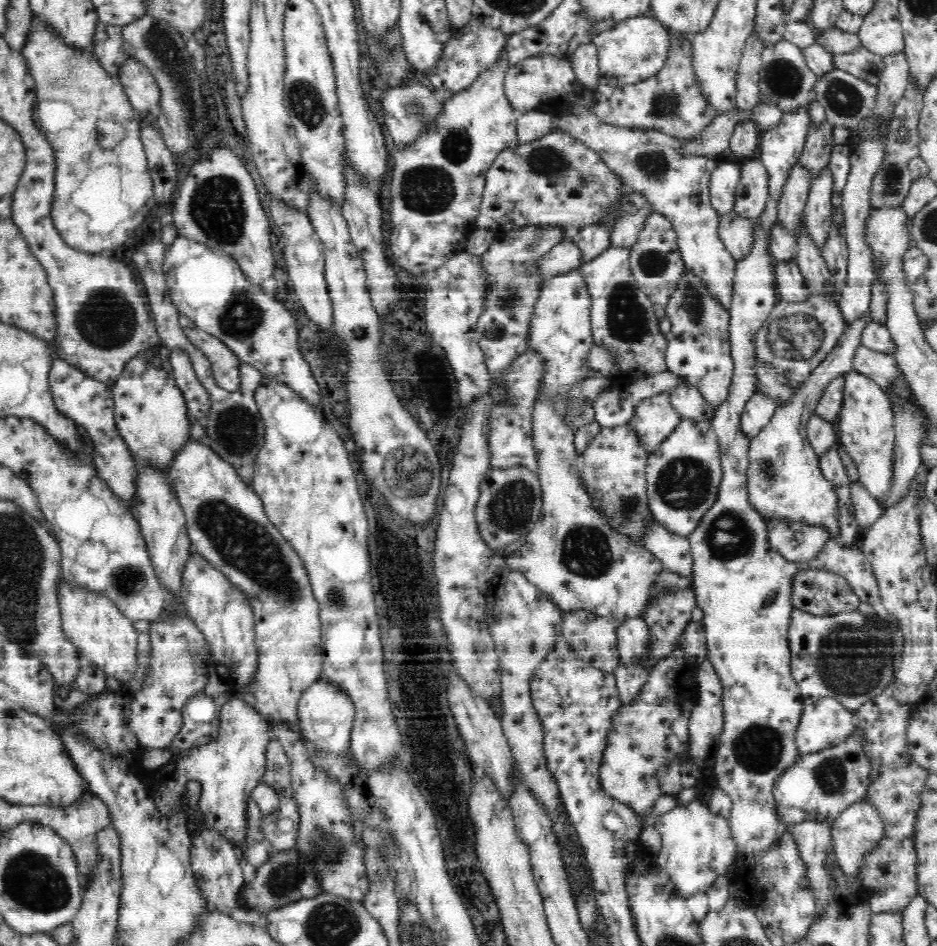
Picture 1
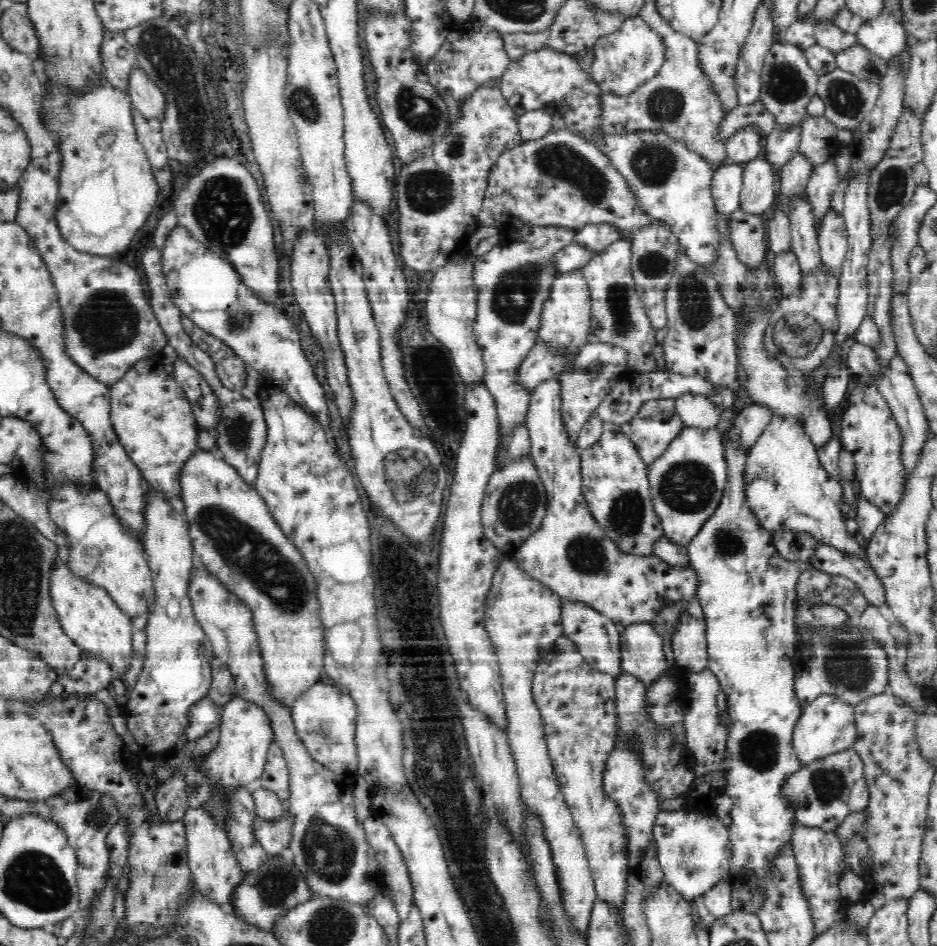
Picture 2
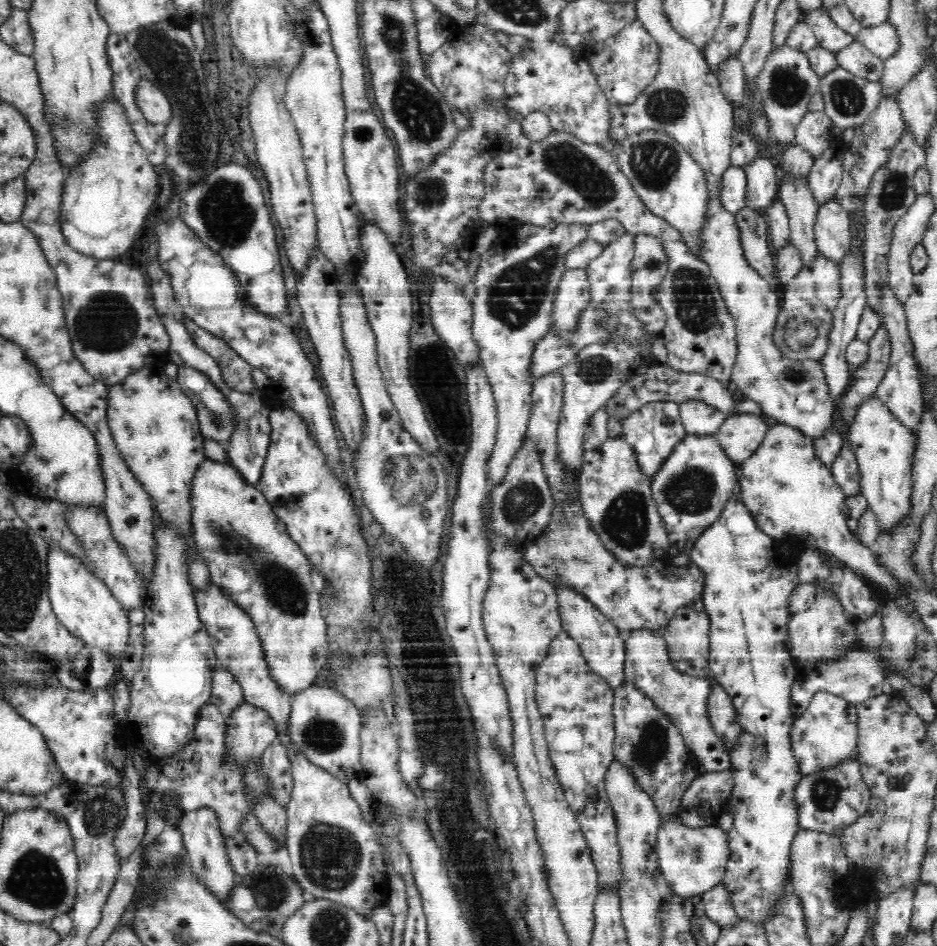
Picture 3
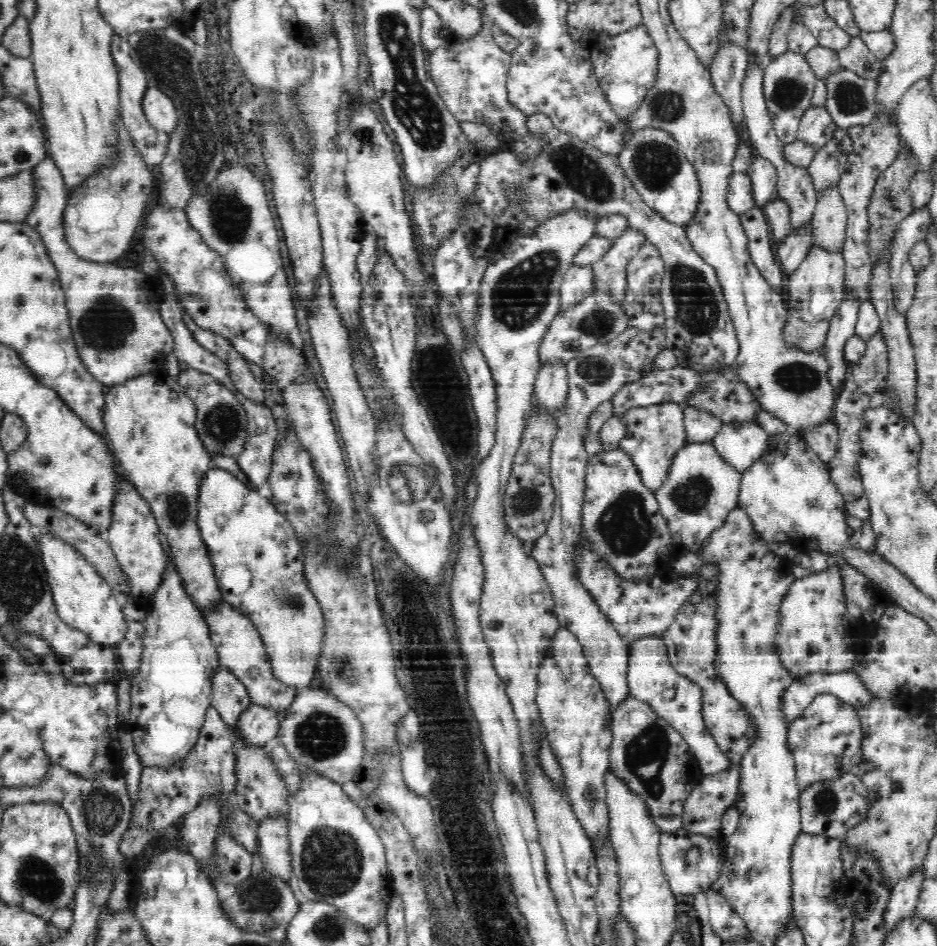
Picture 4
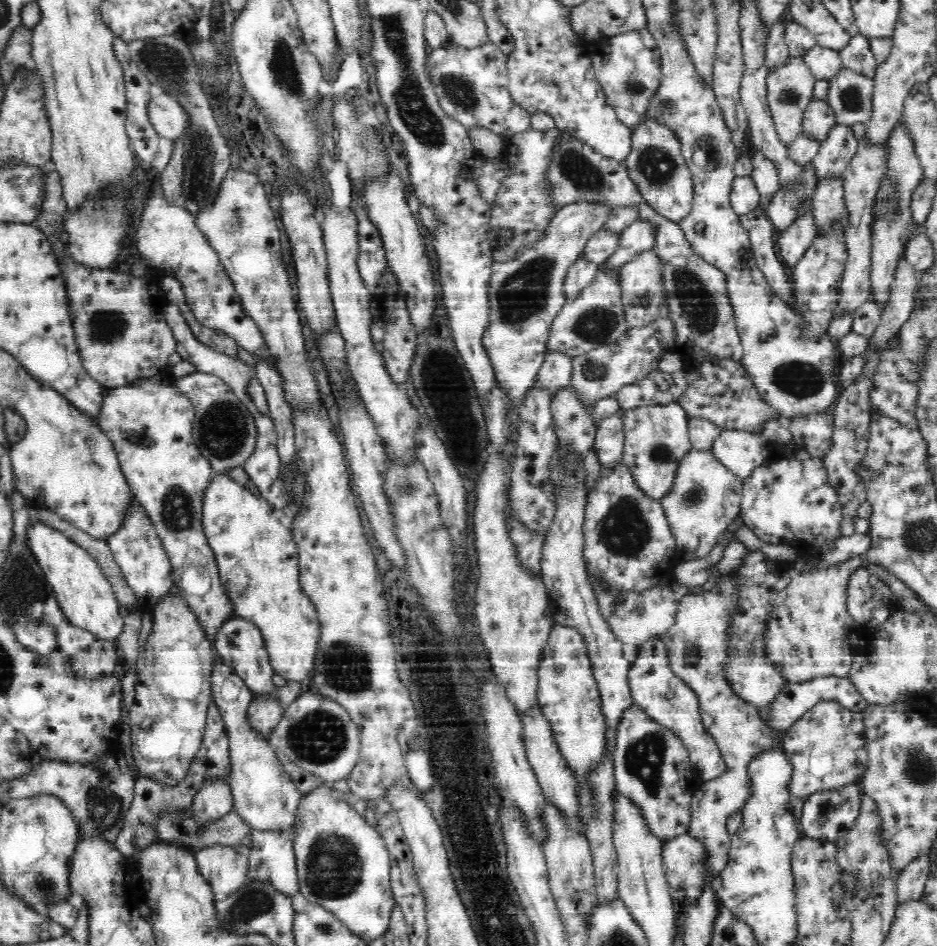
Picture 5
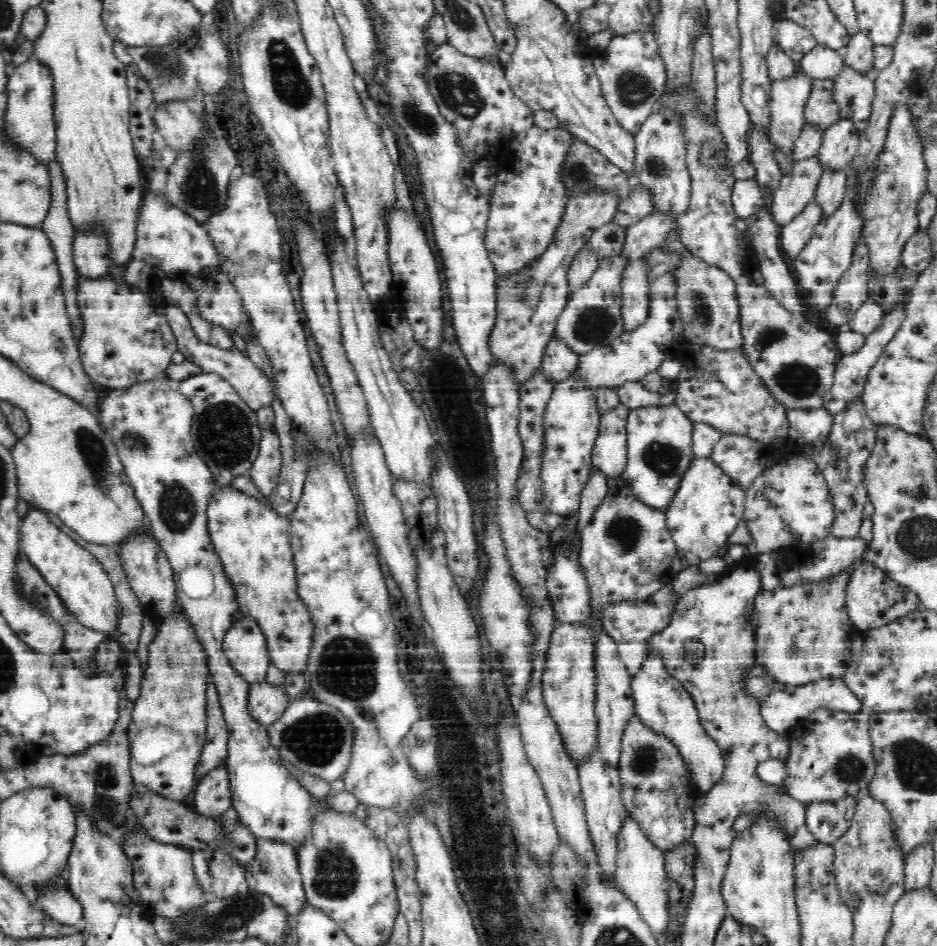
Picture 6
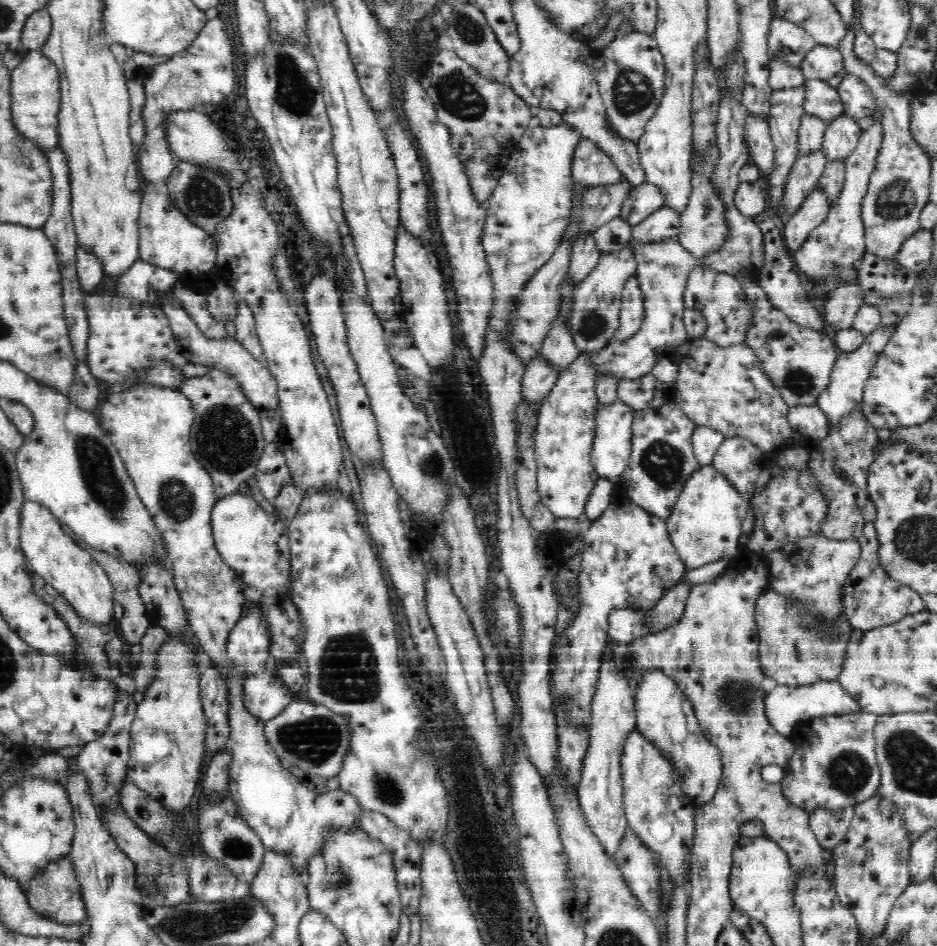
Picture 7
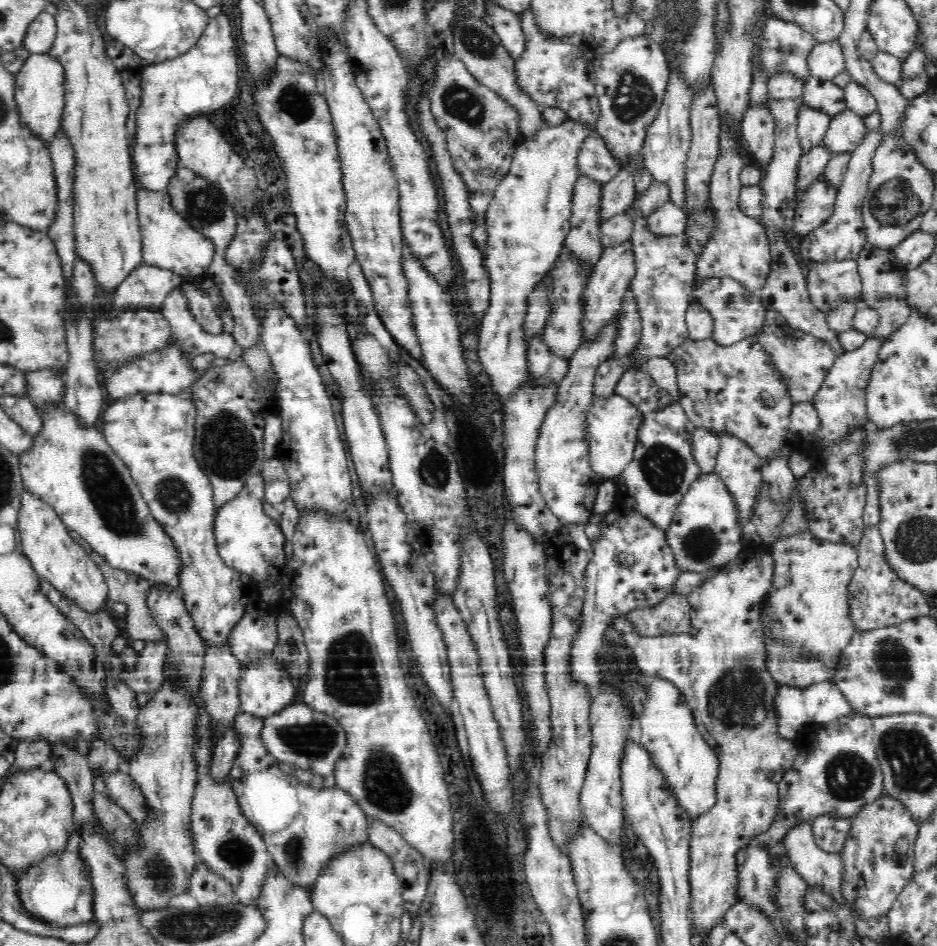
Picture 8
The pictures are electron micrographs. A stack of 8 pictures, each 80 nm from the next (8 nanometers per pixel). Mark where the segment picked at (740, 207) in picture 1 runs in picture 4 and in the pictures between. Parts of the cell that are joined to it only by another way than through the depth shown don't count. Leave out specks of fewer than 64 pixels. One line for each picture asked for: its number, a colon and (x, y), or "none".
2: (760, 192)
3: (763, 181)
4: (763, 174)

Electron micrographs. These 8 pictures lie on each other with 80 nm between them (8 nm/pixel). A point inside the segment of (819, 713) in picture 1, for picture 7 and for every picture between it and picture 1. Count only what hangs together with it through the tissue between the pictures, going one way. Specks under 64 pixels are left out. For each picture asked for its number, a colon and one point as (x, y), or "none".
2: (826, 727)
3: (825, 735)
4: (825, 741)
5: (828, 748)
6: (831, 758)
7: (834, 768)

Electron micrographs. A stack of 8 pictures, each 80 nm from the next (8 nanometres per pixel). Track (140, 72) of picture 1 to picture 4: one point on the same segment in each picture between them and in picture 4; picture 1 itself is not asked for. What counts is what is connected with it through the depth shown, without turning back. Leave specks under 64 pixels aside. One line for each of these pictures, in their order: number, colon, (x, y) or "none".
2: (146, 97)
3: (155, 105)
4: (159, 108)

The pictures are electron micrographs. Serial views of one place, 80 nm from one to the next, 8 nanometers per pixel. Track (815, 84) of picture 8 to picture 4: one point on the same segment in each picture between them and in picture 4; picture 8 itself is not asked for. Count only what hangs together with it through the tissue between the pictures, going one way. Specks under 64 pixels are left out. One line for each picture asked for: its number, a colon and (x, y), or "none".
4: (817, 126)
5: (819, 117)
6: (821, 109)
7: (821, 99)

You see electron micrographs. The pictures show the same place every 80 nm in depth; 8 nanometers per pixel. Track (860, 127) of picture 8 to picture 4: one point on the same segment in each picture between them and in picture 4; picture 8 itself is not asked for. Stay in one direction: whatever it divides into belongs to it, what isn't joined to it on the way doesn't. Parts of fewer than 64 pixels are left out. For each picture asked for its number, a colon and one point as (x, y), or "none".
4: (828, 165)
5: (840, 146)
6: (840, 140)
7: (843, 133)

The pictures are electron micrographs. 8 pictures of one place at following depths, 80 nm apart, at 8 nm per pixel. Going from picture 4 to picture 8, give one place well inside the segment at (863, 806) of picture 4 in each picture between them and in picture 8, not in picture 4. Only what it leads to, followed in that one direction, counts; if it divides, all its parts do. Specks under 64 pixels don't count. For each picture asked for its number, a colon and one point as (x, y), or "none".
5: (826, 816)
6: (828, 821)
7: (830, 827)
8: (830, 835)

